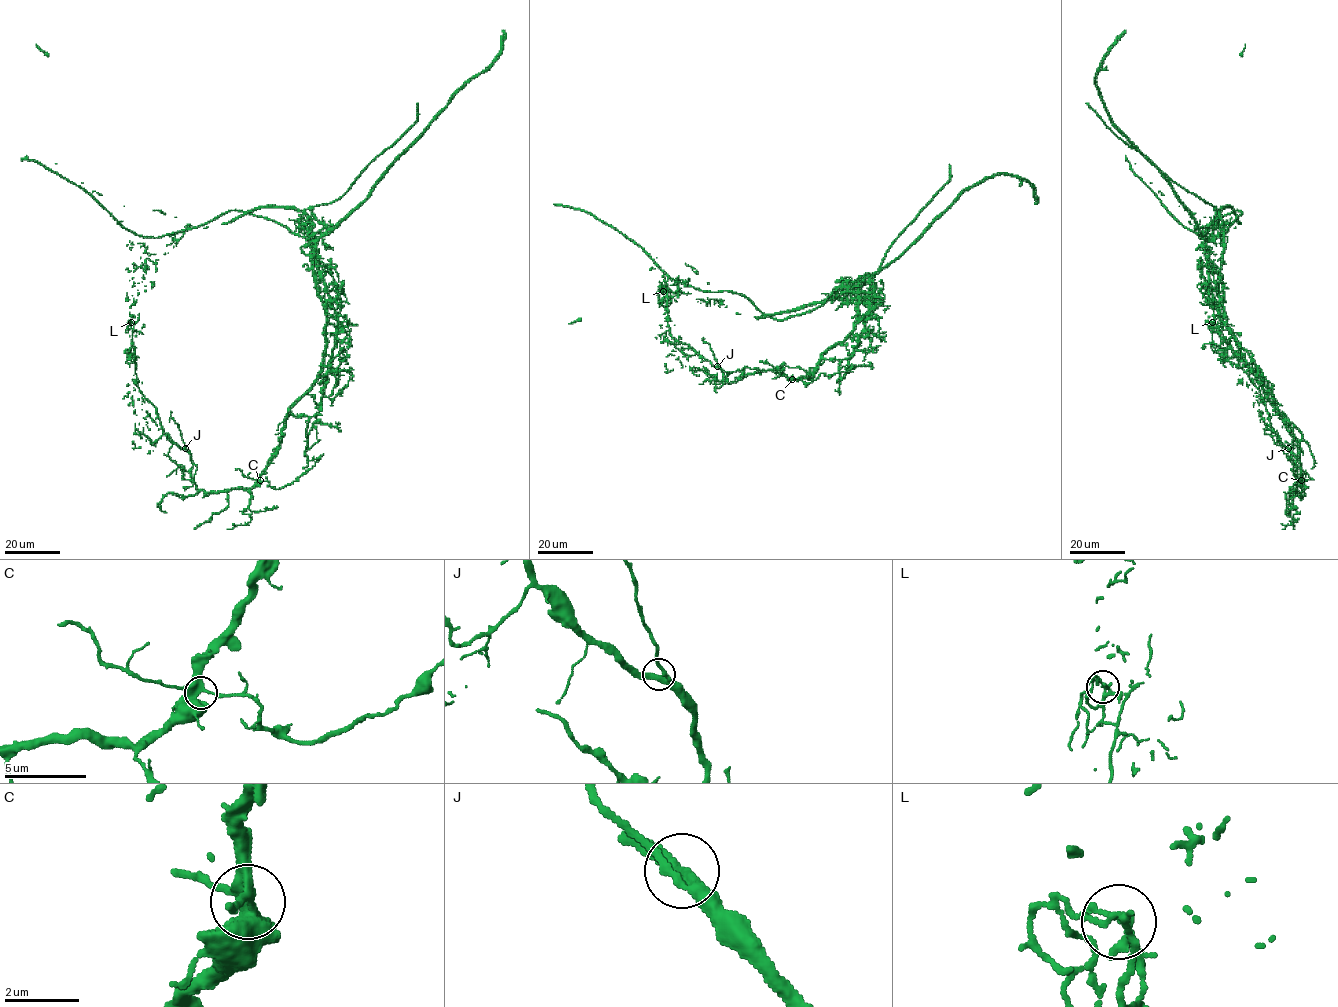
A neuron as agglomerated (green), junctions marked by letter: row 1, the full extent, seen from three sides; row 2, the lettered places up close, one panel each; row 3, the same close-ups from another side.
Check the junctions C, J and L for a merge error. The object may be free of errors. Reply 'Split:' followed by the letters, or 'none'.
Split: L

